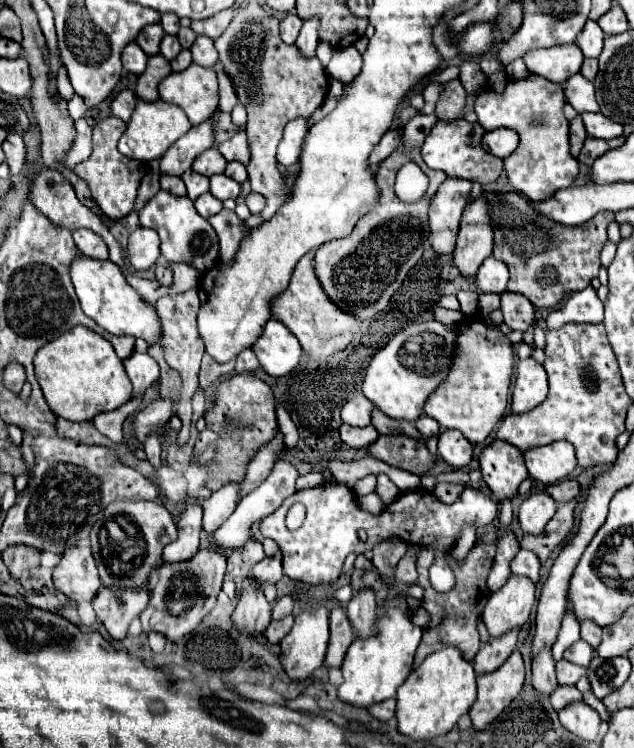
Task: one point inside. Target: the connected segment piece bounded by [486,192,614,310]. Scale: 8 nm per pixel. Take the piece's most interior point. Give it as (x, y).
(547, 261)

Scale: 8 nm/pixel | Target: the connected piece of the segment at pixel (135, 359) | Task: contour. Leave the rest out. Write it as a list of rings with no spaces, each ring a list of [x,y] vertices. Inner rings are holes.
[[[134,352],[130,358],[124,360],[126,366],[126,374],[132,380],[132,398],[138,398],[140,394],[144,394],[160,376],[160,368],[156,364],[154,358],[150,358],[148,354],[138,354]]]

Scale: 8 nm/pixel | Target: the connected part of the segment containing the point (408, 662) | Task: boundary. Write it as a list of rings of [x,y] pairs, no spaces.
[[[390,608],[382,618],[378,618],[378,636],[368,640],[354,640],[350,644],[342,664],[344,682],[338,686],[338,698],[358,708],[368,708],[388,698],[396,698],[398,686],[404,684],[412,670],[414,652],[420,644],[420,638],[422,628],[414,626],[404,610]]]

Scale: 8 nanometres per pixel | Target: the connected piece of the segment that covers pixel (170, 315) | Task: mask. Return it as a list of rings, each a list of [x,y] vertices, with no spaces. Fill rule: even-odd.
[[[184,292],[180,296],[164,296],[156,302],[156,310],[158,310],[158,318],[162,324],[162,350],[164,350],[164,358],[168,362],[170,368],[178,370],[184,386],[182,392],[176,400],[176,416],[182,420],[182,428],[178,432],[178,446],[186,446],[190,440],[190,420],[192,420],[192,406],[190,406],[190,398],[198,388],[198,370],[200,370],[200,360],[204,354],[204,342],[198,334],[196,328],[196,316],[198,316],[198,308],[200,308],[200,300],[196,292]]]

